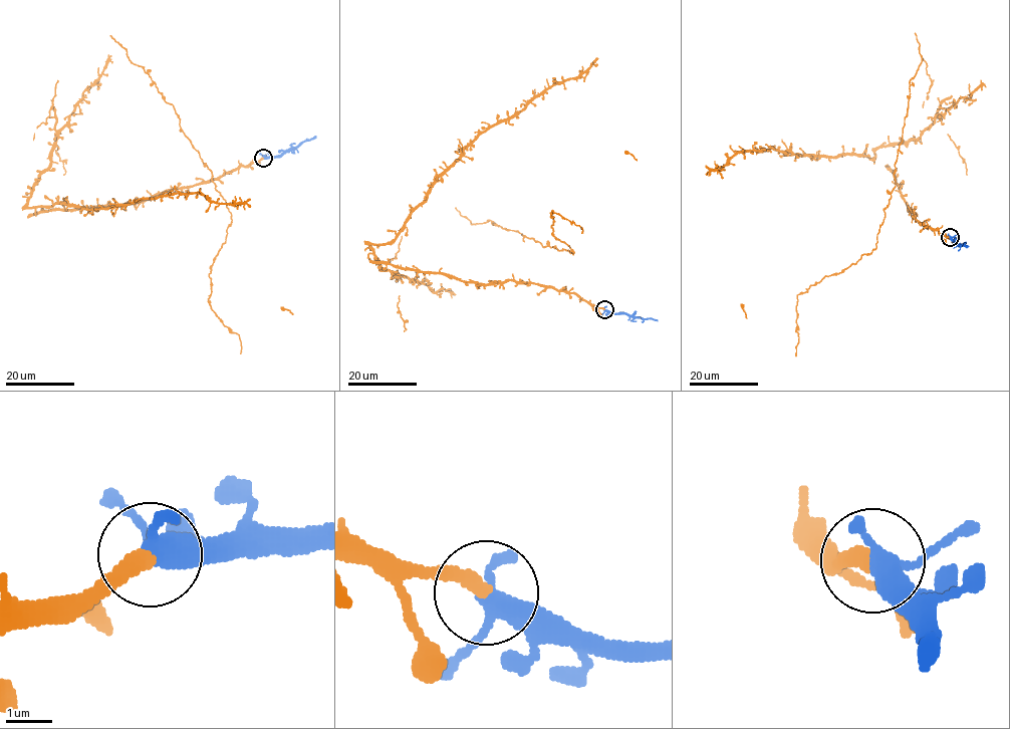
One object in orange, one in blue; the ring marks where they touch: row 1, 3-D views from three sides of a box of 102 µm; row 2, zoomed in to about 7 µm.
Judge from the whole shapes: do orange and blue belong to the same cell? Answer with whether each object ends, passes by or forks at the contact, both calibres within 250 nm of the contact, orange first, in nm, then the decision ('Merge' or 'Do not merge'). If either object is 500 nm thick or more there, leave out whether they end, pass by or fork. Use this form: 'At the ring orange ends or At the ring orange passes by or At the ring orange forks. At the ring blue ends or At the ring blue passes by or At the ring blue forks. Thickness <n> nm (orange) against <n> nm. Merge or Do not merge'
At the ring orange ends. At the ring blue forks. Thickness 340 nm (orange) against 320 nm. Merge

